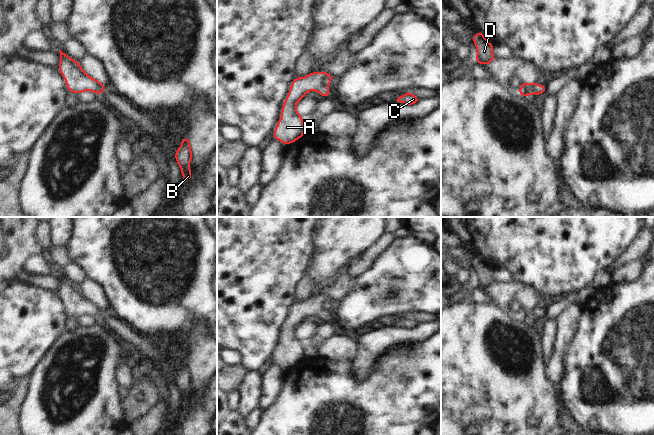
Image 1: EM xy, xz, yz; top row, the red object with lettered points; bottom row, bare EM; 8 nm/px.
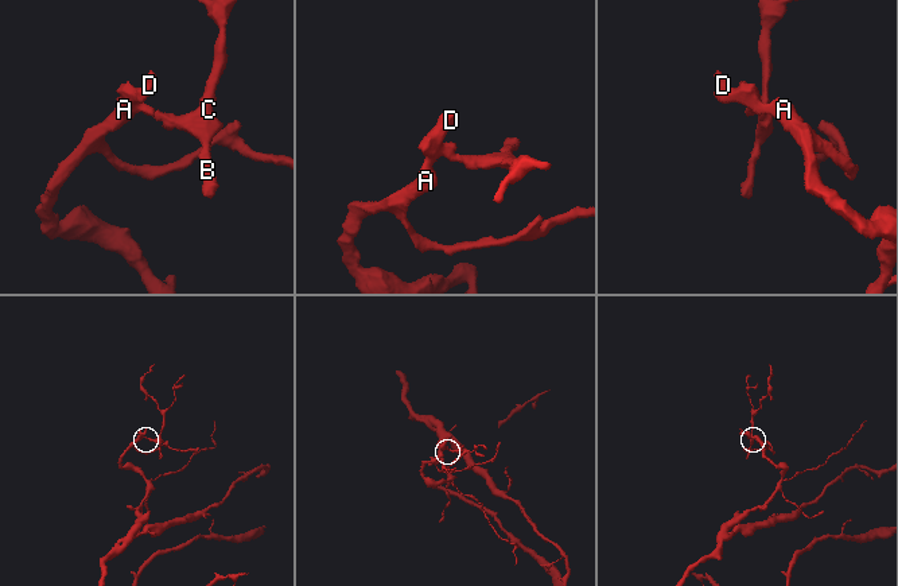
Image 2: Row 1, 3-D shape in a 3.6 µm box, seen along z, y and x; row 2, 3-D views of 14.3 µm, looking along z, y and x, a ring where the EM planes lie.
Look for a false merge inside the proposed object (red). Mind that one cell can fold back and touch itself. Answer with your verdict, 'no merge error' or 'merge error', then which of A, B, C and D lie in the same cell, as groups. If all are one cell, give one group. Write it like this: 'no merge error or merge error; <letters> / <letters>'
no merge error; A B C D

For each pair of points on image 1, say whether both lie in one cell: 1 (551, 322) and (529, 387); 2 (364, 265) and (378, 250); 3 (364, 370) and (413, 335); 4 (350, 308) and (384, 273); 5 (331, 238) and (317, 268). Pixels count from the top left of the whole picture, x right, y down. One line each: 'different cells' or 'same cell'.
1: different cells
2: same cell
3: same cell
4: same cell
5: same cell

